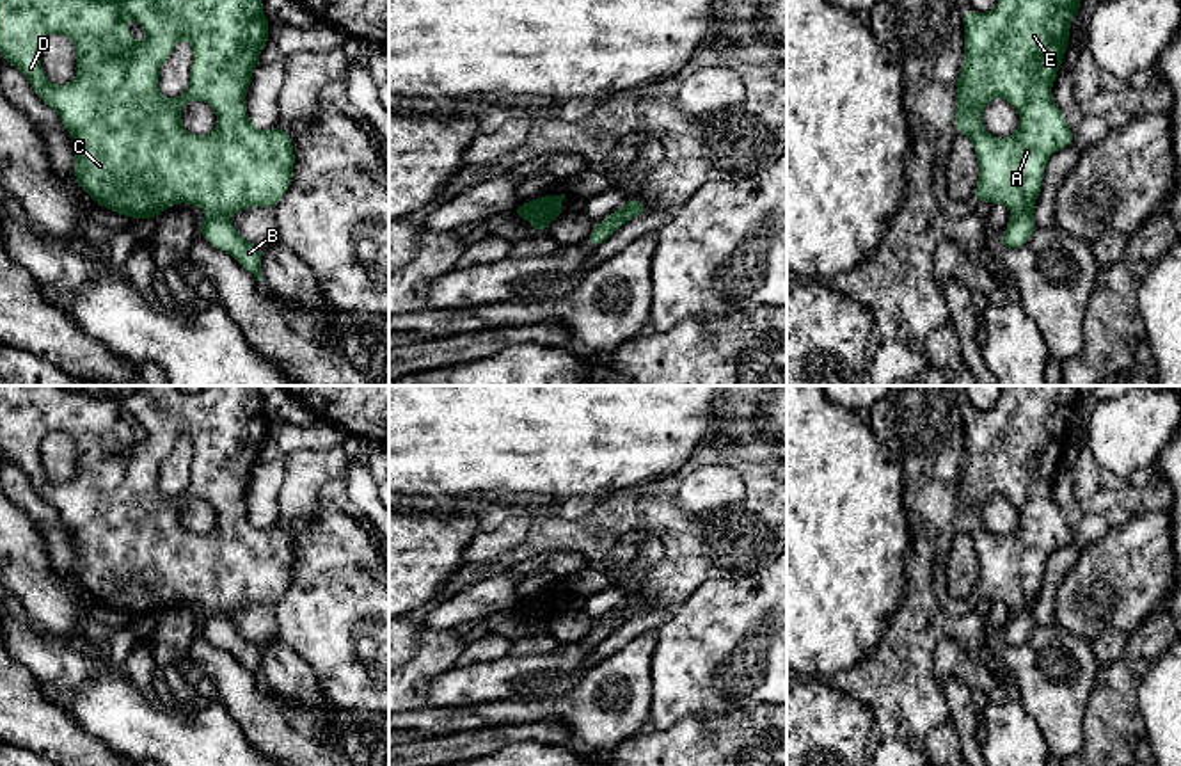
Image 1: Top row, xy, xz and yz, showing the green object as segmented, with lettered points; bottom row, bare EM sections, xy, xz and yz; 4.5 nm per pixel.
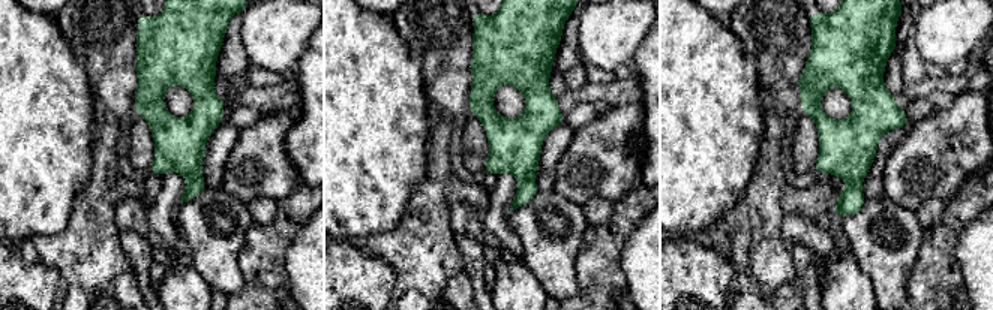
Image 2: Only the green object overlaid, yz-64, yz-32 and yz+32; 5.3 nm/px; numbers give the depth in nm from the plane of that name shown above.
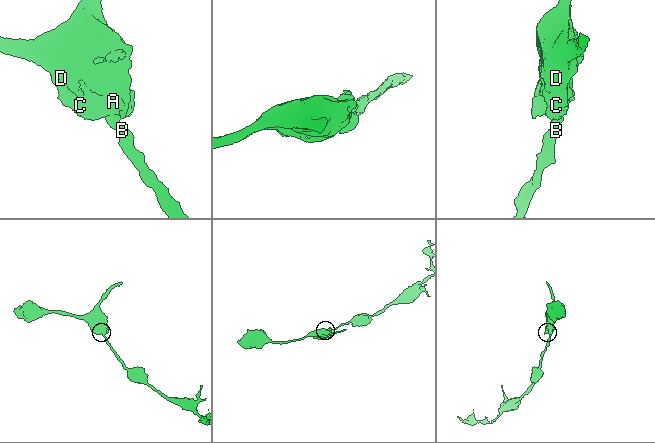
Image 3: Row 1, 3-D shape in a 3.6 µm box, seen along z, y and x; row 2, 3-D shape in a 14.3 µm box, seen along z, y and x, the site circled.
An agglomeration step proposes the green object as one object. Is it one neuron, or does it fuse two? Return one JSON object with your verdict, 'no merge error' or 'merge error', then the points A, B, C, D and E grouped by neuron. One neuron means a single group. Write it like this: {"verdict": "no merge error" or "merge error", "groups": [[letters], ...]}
{"verdict": "merge error", "groups": [["A", "C", "D", "E"], ["B"]]}

